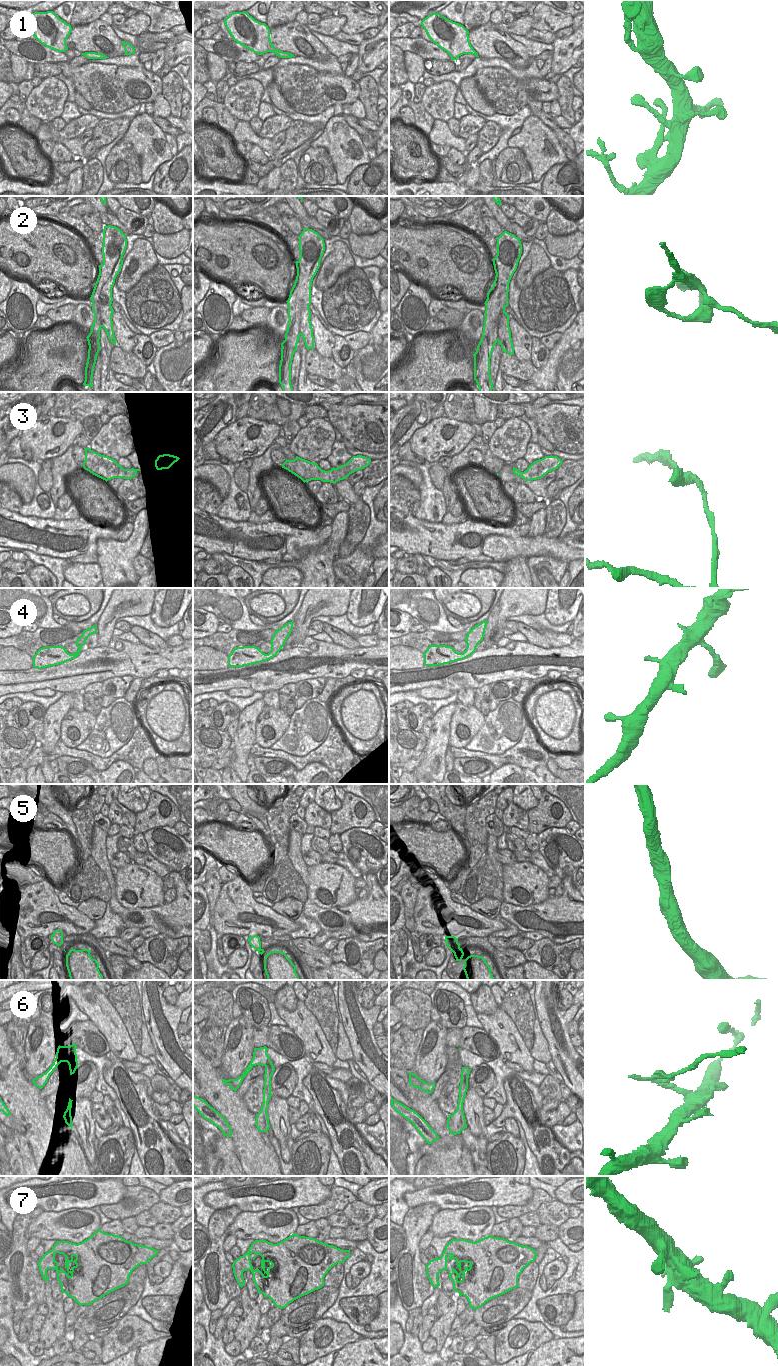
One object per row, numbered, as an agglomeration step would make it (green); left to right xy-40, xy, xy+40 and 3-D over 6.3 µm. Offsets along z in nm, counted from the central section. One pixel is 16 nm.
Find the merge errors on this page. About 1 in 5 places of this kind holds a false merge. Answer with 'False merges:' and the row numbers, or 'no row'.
False merges: 2, 6

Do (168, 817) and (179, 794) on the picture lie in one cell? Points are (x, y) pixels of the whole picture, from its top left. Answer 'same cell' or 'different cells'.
different cells

